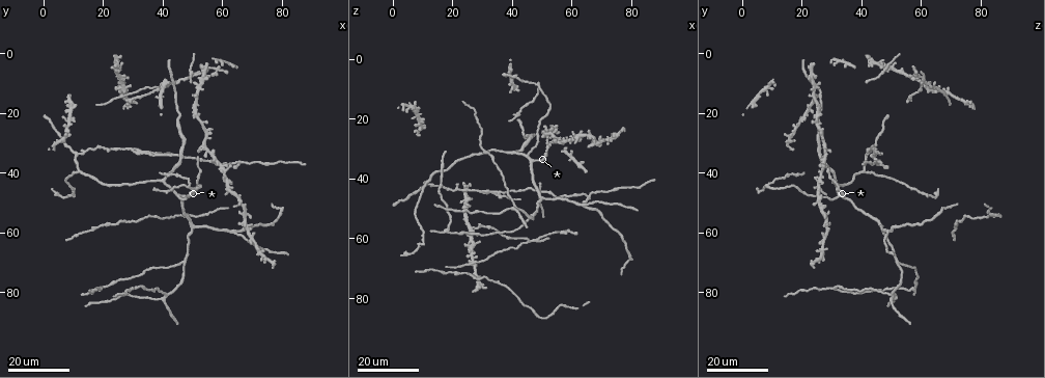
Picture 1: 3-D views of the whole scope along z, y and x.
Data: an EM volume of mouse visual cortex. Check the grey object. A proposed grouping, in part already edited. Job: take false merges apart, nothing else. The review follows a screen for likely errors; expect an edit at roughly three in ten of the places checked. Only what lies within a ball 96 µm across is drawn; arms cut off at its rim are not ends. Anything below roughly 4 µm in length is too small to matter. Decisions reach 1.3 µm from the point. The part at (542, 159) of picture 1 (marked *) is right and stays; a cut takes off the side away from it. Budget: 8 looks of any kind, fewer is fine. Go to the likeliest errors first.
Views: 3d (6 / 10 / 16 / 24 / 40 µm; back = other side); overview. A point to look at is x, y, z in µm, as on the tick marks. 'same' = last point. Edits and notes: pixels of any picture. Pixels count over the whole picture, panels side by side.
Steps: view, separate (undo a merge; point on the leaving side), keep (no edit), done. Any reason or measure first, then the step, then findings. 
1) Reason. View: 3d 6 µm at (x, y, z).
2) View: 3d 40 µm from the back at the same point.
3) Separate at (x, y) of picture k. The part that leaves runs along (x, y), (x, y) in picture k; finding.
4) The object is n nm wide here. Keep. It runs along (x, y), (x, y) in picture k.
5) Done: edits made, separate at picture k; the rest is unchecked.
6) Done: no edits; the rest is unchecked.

Side arm on a straight run. View: 3d 24 µm at (27, 14, 67).

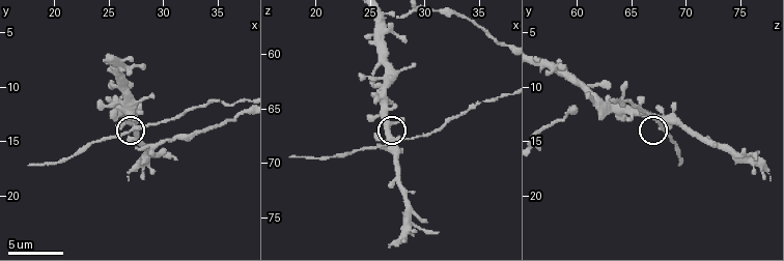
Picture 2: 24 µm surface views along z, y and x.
View: 3d 10 µm at (27.2, 13.8, 68.0).

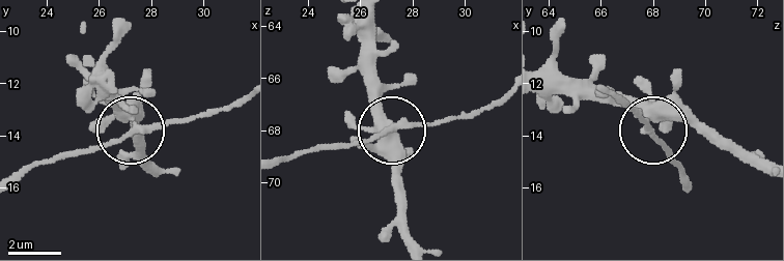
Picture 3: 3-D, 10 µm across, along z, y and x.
The object is 270 nm wide here. Separate at (173, 119) of picture 3. The part that leaves runs along (141, 127), (239, 105) in picture 3; a second neuron is stuck on.

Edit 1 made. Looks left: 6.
View: overview.

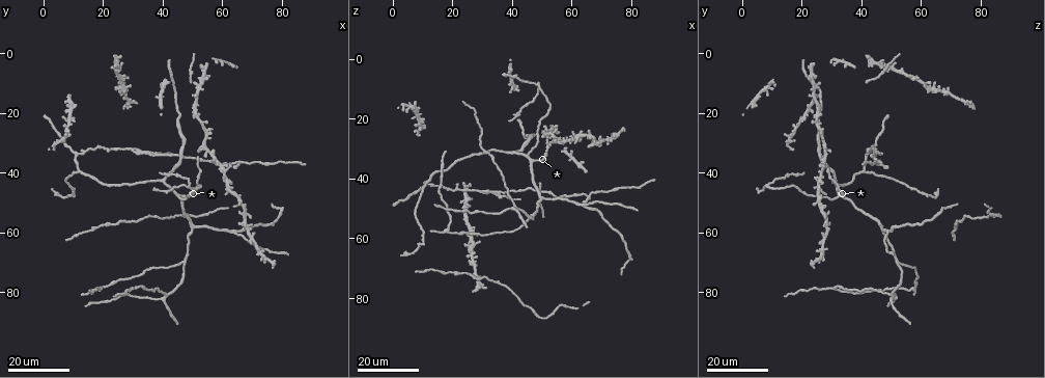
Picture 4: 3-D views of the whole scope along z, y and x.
Side arm on a straight run. View: 3d 16 µm at (12, 39, 41).

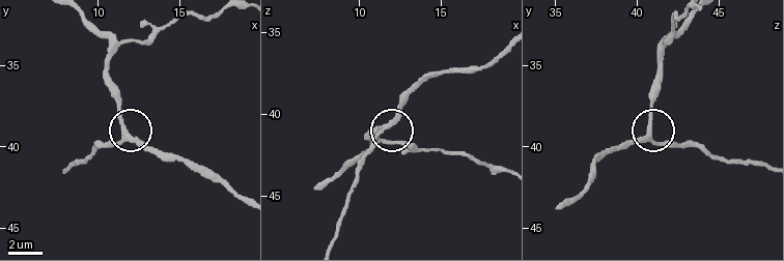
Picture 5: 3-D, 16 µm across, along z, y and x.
Zoom in. View: 3d 10 µm at (11.6, 39.6, 40.8).

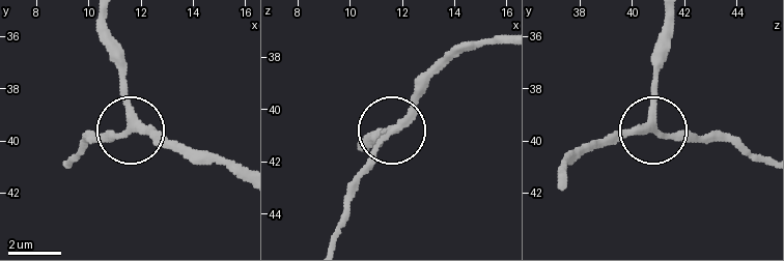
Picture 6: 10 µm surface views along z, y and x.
Keep. It runs along (239, 178), (192, 160), (165, 136), (134, 128), (124, 51) in picture 6; continuous, no second neuron.

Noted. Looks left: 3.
View: 3d 24 µm at (49, 44, 8).

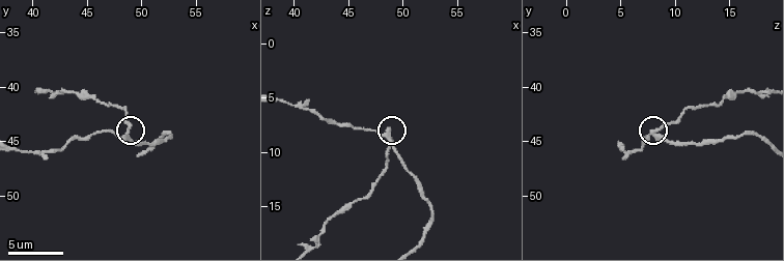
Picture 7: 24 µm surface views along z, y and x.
View: 3d 10 µm at (49.0, 44.0, 8.6).

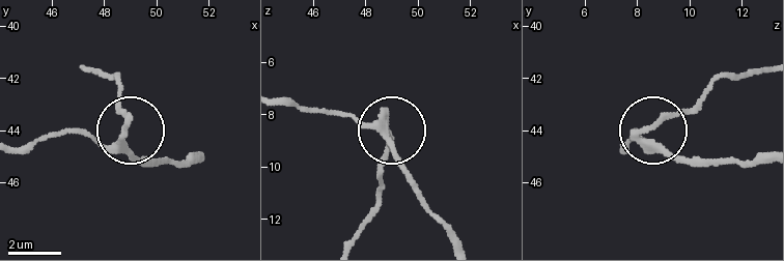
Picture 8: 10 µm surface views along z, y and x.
The object is 260 nm wide here. Separate at (126, 116) of picture 8. The part that leaves runs along (124, 135), (117, 74), (84, 69) in picture 8; two neurons meet here.

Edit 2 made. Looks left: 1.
Done: edits made, separate at picture 3, separate at picture 8; the rest is unchecked.

